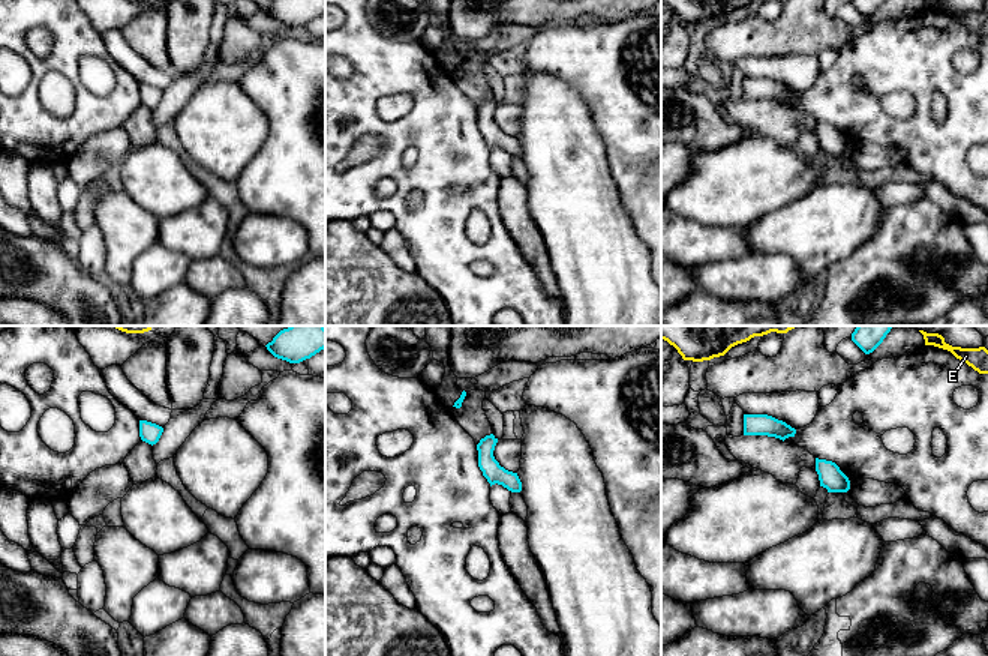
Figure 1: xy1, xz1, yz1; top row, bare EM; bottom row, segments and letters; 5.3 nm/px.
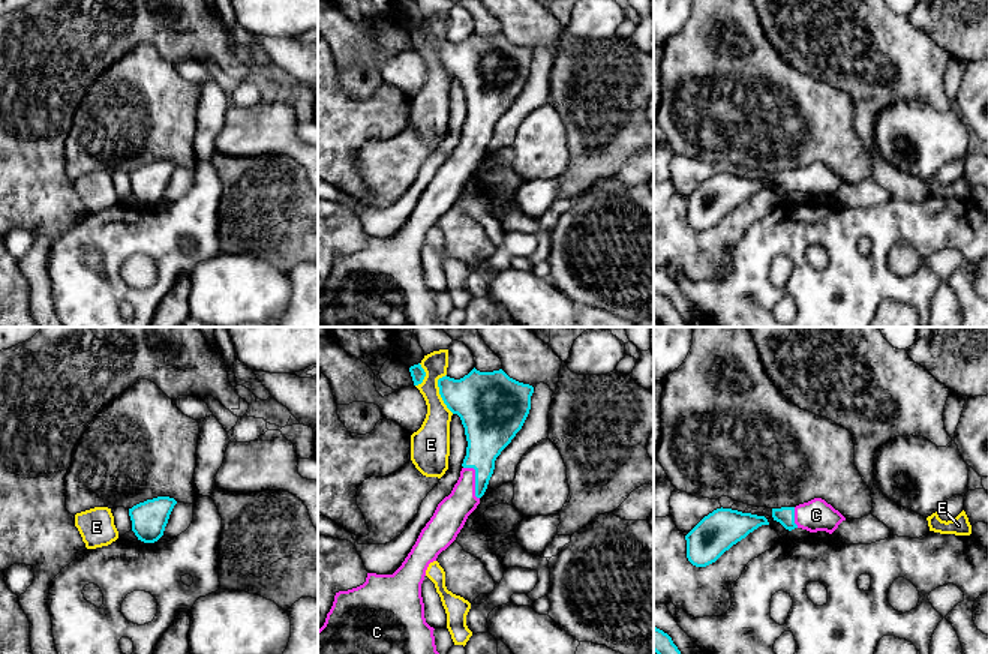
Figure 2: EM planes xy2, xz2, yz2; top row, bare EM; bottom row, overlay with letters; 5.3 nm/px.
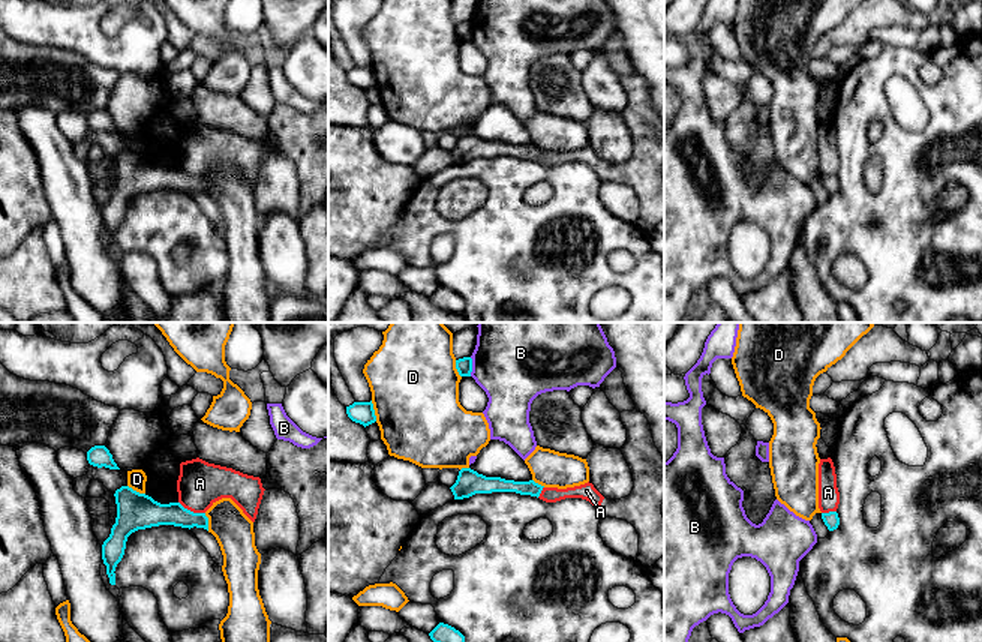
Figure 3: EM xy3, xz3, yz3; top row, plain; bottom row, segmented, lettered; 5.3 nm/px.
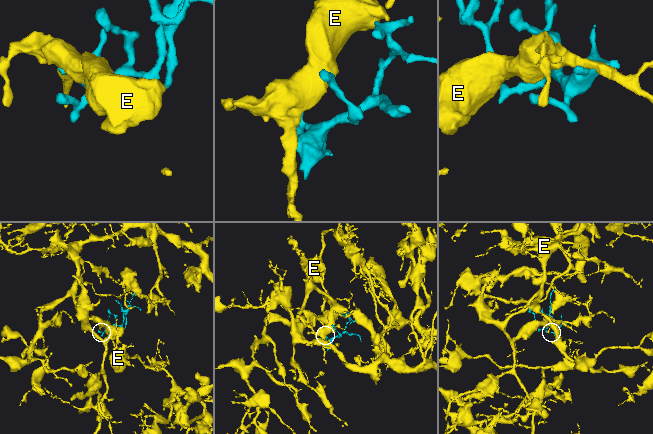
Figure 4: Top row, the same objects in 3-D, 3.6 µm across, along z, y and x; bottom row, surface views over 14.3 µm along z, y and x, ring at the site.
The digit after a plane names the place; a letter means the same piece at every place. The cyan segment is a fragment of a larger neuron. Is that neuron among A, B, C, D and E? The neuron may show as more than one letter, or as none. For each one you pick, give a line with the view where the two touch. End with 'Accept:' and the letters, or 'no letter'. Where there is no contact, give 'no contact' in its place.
C: contact in xz2
Accept: C

